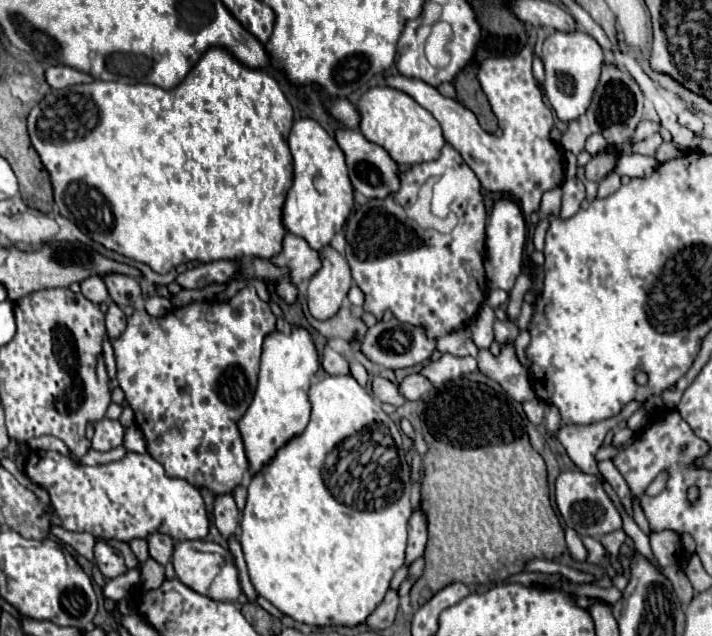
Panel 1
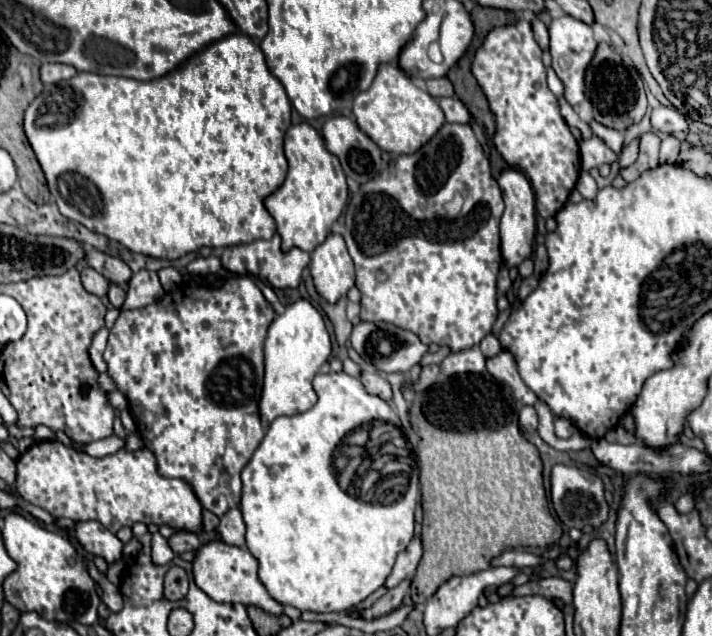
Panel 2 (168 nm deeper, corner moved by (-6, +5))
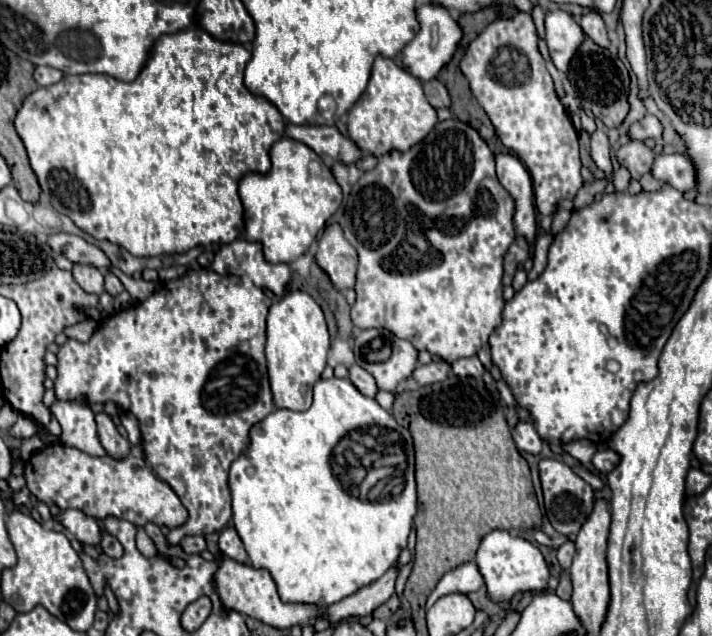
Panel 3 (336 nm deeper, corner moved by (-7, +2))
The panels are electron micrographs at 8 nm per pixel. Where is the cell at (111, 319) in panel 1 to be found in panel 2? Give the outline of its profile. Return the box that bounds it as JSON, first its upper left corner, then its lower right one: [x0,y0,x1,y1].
[108,285,126,309]

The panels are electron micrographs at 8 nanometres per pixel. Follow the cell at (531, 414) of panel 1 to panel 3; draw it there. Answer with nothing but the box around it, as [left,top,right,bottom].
[513,422,541,454]

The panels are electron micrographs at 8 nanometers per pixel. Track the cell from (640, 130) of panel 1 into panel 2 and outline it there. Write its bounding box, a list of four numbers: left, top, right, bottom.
[620,137,640,167]

